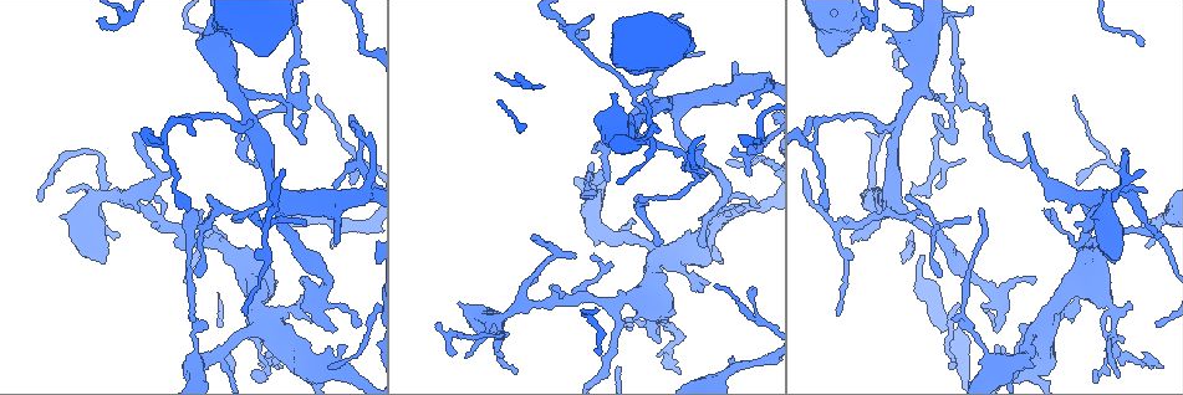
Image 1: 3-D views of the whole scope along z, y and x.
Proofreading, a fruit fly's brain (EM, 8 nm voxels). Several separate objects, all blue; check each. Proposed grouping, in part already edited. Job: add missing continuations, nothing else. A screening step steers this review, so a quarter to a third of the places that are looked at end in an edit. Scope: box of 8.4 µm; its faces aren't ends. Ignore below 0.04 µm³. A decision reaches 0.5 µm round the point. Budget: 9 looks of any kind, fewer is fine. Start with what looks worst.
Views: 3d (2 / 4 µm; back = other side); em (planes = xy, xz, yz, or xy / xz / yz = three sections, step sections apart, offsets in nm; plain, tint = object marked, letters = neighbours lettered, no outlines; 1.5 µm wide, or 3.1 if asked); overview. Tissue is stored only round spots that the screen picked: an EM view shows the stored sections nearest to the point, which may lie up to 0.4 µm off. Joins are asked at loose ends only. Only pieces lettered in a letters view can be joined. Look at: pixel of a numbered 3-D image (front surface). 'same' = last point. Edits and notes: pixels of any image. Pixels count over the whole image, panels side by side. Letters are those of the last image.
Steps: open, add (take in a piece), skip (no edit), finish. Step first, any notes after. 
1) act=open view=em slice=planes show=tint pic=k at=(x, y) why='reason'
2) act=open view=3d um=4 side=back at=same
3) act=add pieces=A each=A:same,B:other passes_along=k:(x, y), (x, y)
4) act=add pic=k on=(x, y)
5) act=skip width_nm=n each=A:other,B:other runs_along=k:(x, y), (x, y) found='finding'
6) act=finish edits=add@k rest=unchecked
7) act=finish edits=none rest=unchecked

act=open view=em slice=planes show=letters pic=1 at=(291, 325) why='an open end'

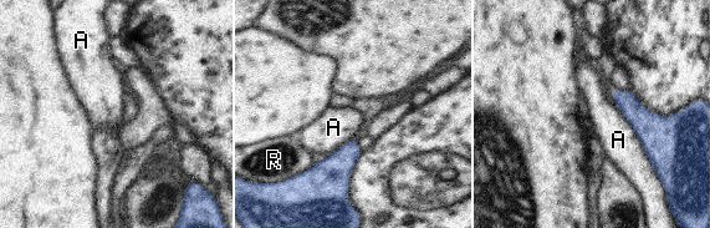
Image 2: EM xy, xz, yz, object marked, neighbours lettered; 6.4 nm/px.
act=skip each=A:other,R:other border=2:(614, 104), (631, 126), (652, 166) found='no lettered piece goes on from it'

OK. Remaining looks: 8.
act=open view=3d um=4 pic=1 at=(730, 360) why='branch stops here'

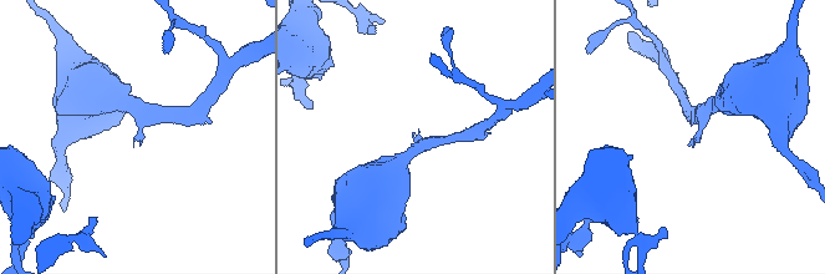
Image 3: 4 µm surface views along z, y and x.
act=open view=em slice=planes show=letters pic=3 at=(691, 144)

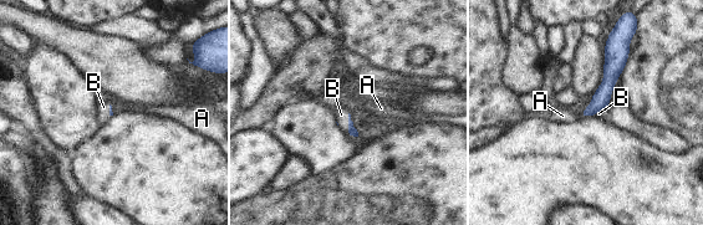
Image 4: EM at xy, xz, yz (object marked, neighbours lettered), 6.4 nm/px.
act=add pieces=B each=A:other,B:same passes_along=4:(351, 131), (349, 123), (341, 114) found='it goes on there'

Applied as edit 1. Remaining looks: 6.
act=open view=3d um=4 pic=1 at=(826, 211) why='tapers out'

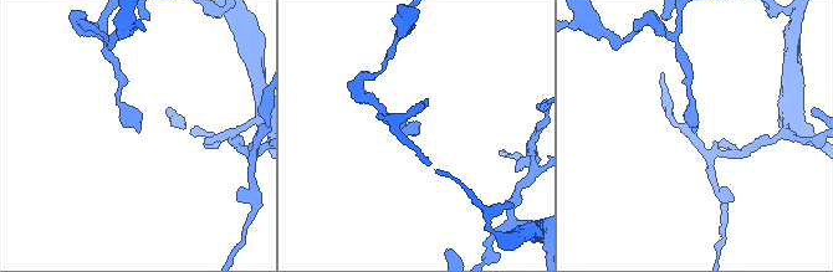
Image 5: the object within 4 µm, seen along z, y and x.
act=open view=em slice=xy step=8 show=letters pic=5 at=(137, 132) why='need the tissue'

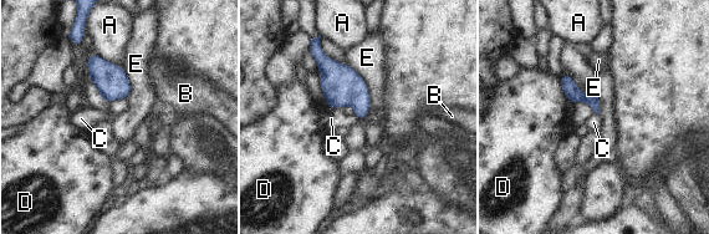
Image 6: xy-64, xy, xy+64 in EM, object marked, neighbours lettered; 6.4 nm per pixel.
act=skip longest_contact=E:340nm each=A:other,B:other,C:other,D:other,E:other found='no lettered piece goes on from it'

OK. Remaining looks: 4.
act=open view=3d um=4 side=back pic=1 at=(658, 341) why='free end'

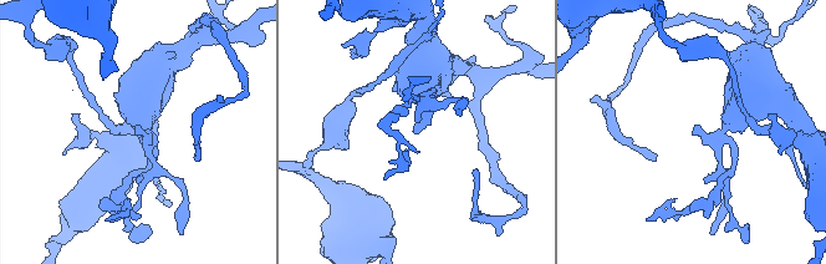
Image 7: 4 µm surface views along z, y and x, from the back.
act=open view=em slice=xz step=8 show=letters pic=7 at=(135, 131)

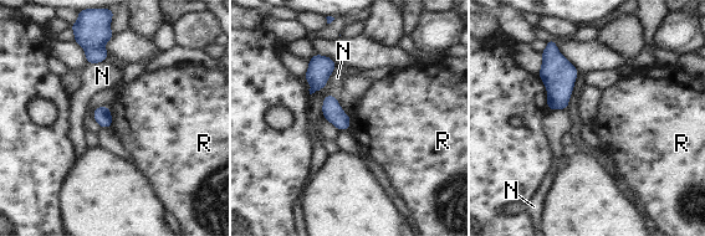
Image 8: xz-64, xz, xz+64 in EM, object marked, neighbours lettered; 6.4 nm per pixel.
act=open view=em slice=planes show=letters at=same why='another direction'

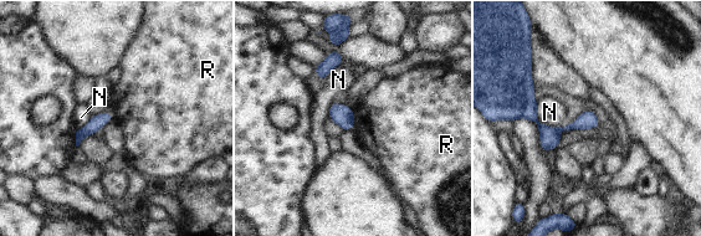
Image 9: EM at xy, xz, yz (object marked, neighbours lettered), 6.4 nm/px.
act=skip longest_contact=N:260nm each=N:other,R:other found='none of them fits'

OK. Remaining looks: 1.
act=finish edits=add@4 rest=unchecked

